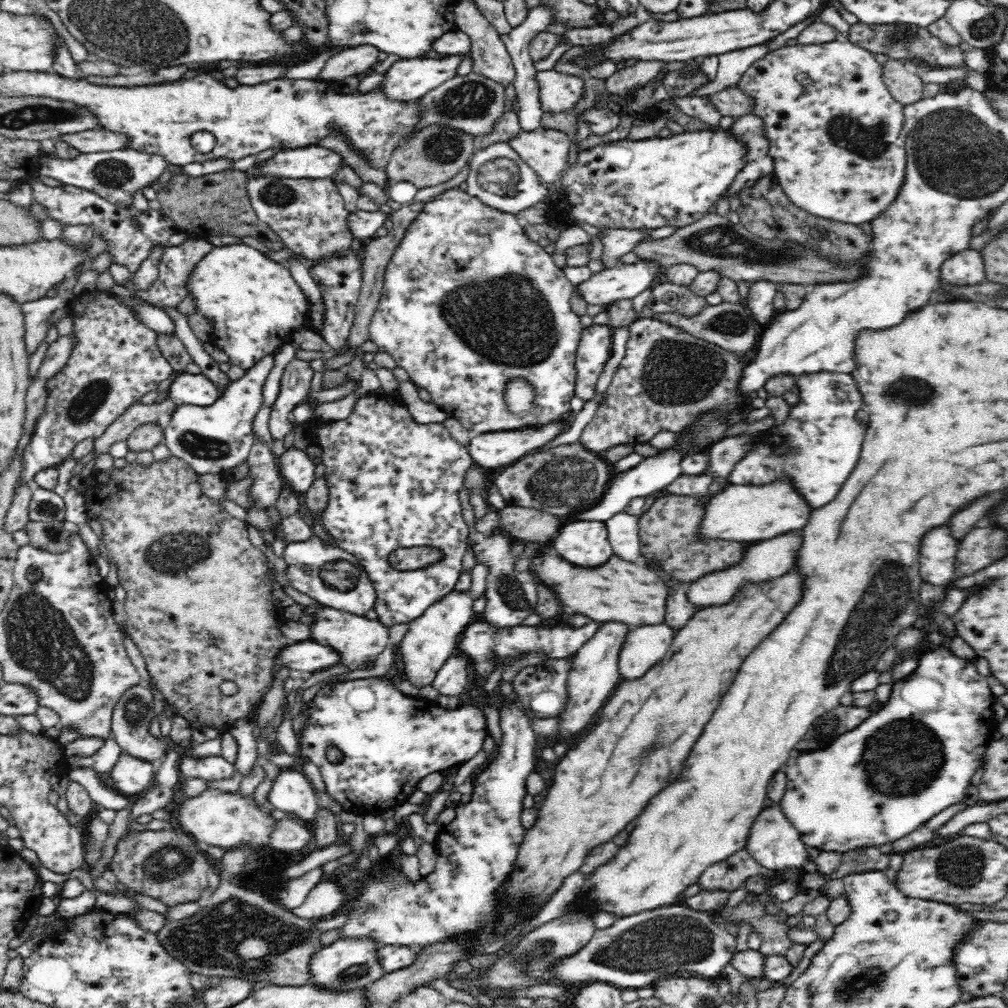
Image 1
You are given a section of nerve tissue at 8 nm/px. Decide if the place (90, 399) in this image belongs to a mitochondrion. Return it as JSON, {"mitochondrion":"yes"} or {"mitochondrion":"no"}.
{"mitochondrion":"yes"}

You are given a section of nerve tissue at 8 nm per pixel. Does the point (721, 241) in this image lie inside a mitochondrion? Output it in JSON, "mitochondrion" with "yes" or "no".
{"mitochondrion":"yes"}

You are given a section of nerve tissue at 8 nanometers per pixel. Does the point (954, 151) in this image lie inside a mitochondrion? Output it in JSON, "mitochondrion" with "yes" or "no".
{"mitochondrion":"yes"}

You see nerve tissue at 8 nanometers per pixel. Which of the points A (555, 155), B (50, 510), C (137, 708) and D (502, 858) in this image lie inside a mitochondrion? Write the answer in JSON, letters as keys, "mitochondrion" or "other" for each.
{"A":"other","B":"mitochondrion","C":"mitochondrion","D":"other"}

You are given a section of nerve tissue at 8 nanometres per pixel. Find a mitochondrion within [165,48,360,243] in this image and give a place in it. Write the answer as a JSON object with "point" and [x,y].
{"point":[274,194]}

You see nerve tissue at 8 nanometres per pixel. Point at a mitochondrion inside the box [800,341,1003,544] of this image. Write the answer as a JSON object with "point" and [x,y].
{"point":[911,391]}

